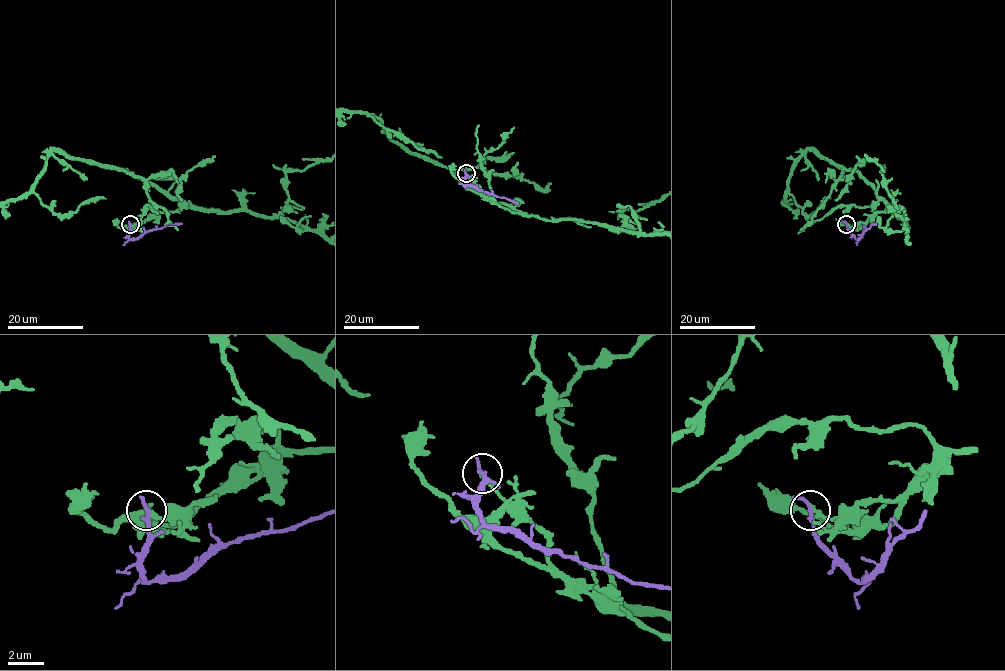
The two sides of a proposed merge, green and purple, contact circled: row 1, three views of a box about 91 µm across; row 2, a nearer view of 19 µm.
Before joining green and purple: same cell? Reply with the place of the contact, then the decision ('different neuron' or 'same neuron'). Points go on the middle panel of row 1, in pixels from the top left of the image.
(466, 173) | same neuron

